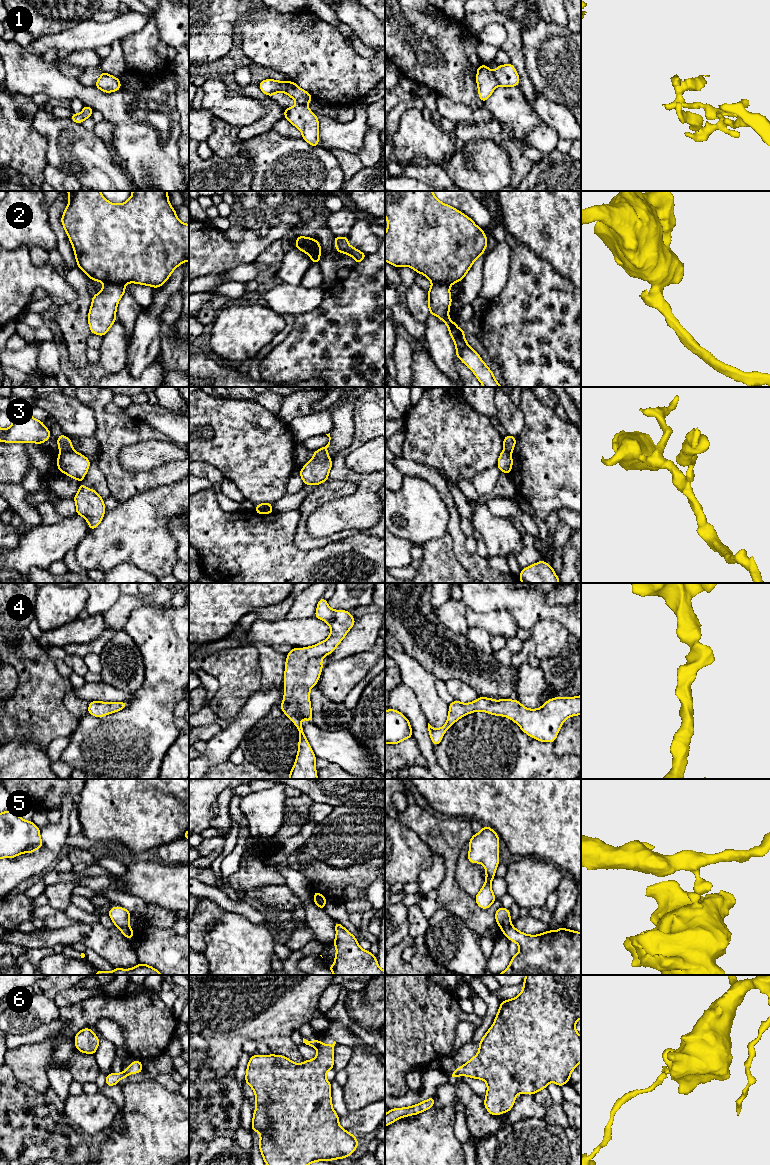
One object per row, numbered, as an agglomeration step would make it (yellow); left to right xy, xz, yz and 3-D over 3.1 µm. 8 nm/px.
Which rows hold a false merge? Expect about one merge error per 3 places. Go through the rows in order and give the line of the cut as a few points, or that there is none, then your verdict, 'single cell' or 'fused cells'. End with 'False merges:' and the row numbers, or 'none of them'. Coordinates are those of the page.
1: cut in yz along (492, 71), (498, 84); fused cells
2: cut in xy along (104, 282), (120, 283), (123, 285); fused cells
3: cut in xy along (72, 449), (60, 452); fused cells
4: no cut; single cell
5: cut in xz along (325, 899), (320, 899), (315, 903); fused cells
6: cut in xz along (320, 1043), (316, 1047); fused cells
False merges: 1, 2, 3, 5, 6

